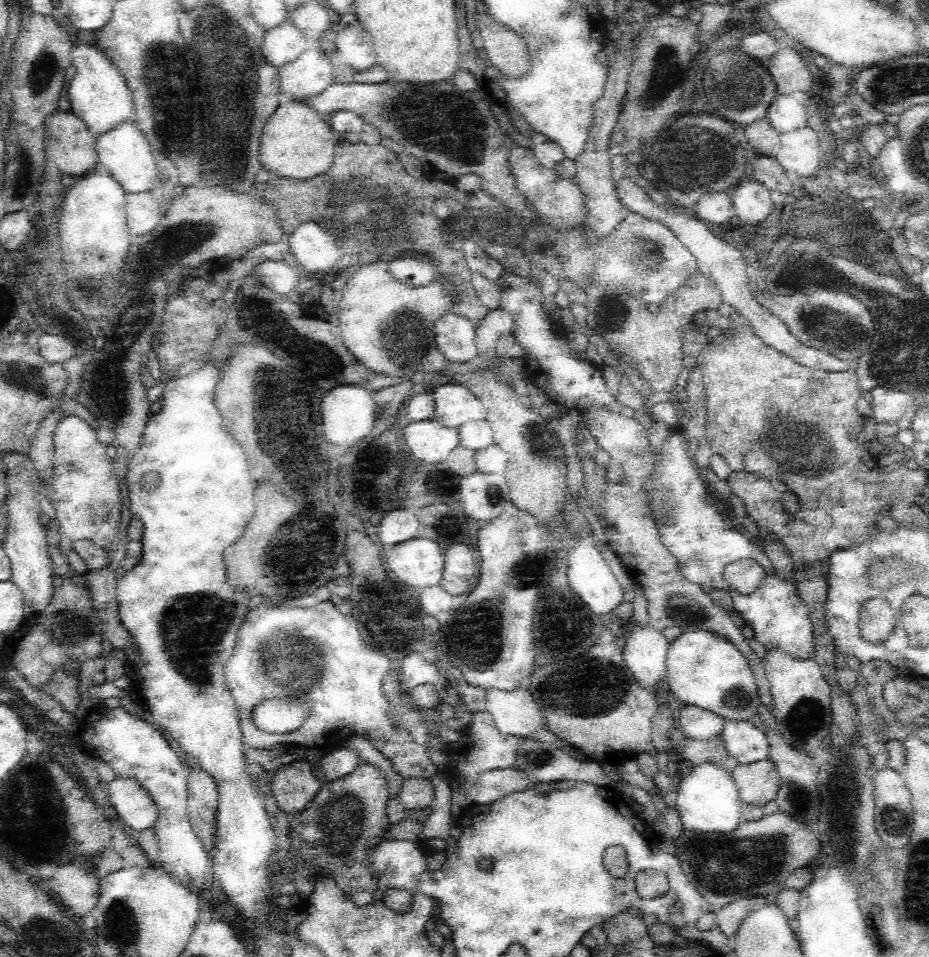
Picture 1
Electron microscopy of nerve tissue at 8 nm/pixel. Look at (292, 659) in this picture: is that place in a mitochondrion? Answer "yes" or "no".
yes

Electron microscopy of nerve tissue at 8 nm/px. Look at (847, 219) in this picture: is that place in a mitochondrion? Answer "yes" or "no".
yes

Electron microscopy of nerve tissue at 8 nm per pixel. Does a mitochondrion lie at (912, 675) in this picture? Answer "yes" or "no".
no

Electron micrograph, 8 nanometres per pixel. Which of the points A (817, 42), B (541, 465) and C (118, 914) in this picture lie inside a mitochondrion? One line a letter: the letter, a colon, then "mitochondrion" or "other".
A: other
B: other
C: mitochondrion

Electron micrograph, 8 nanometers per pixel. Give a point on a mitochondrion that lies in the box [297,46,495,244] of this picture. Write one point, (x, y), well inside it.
(392, 116)

